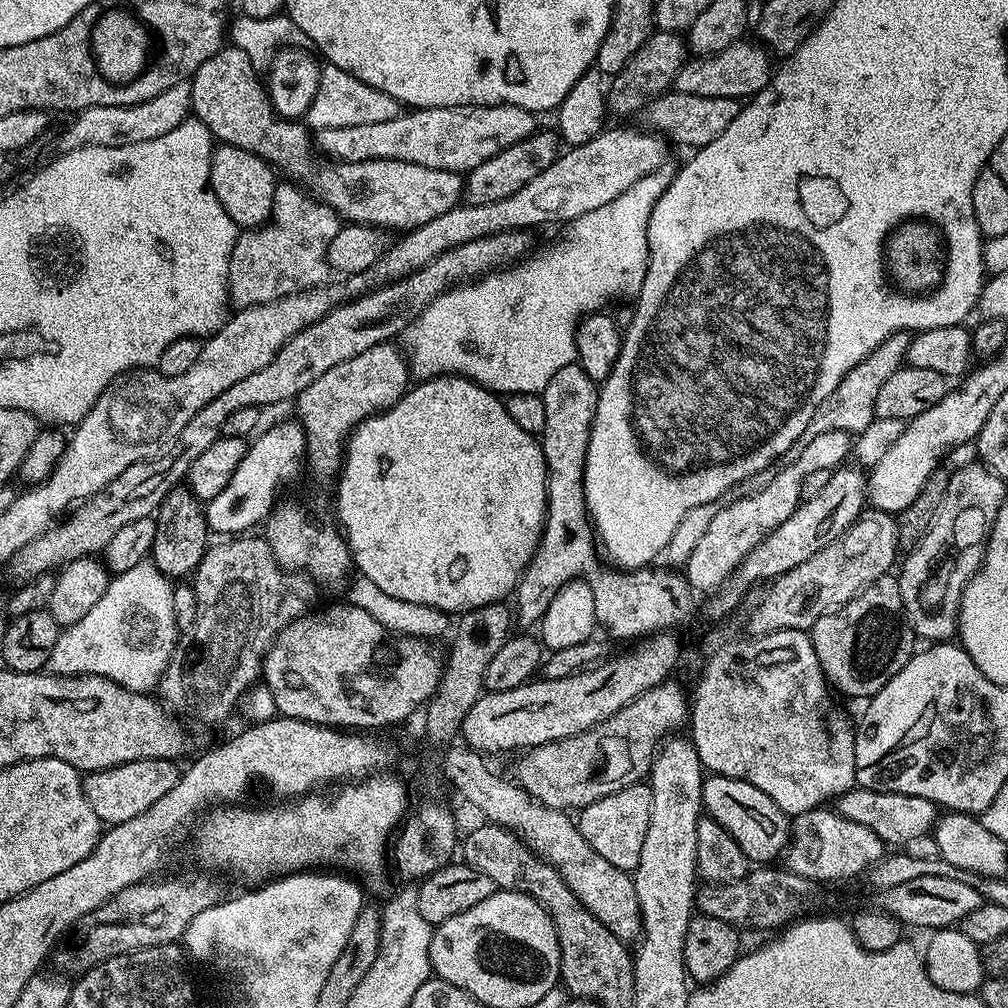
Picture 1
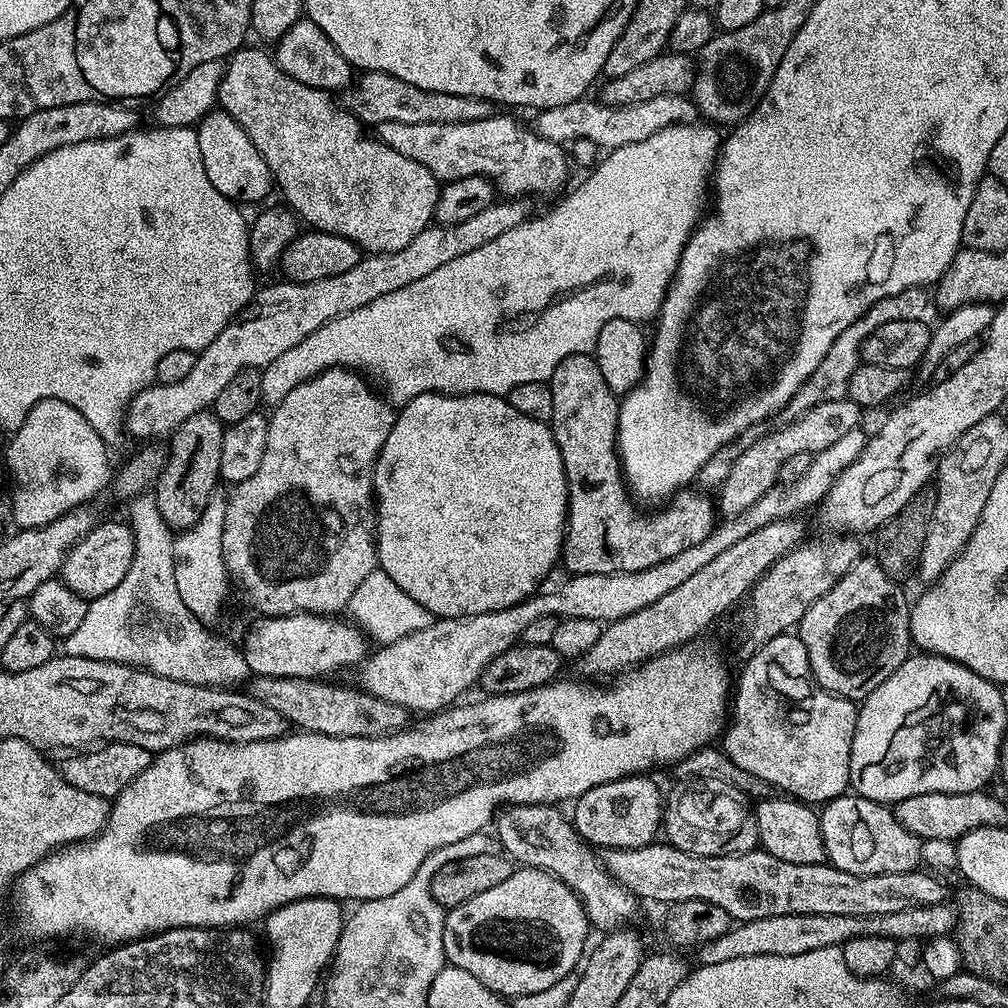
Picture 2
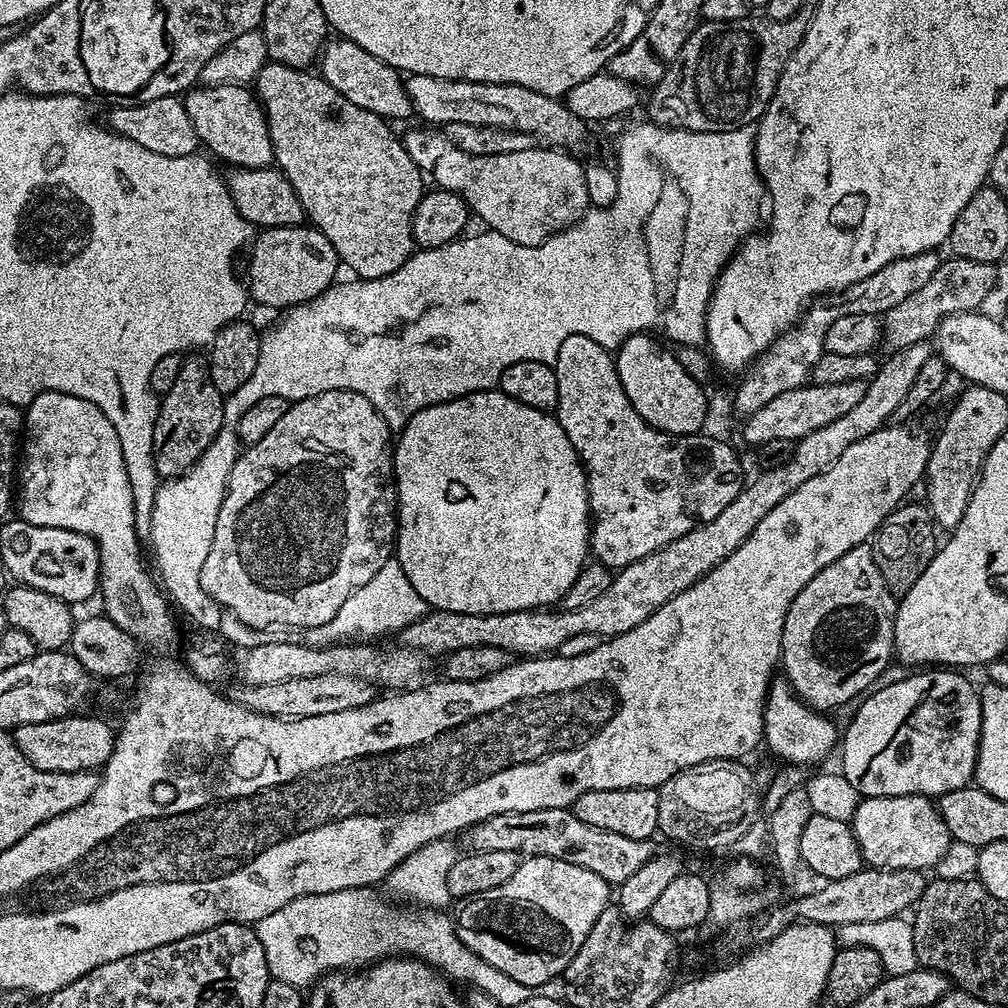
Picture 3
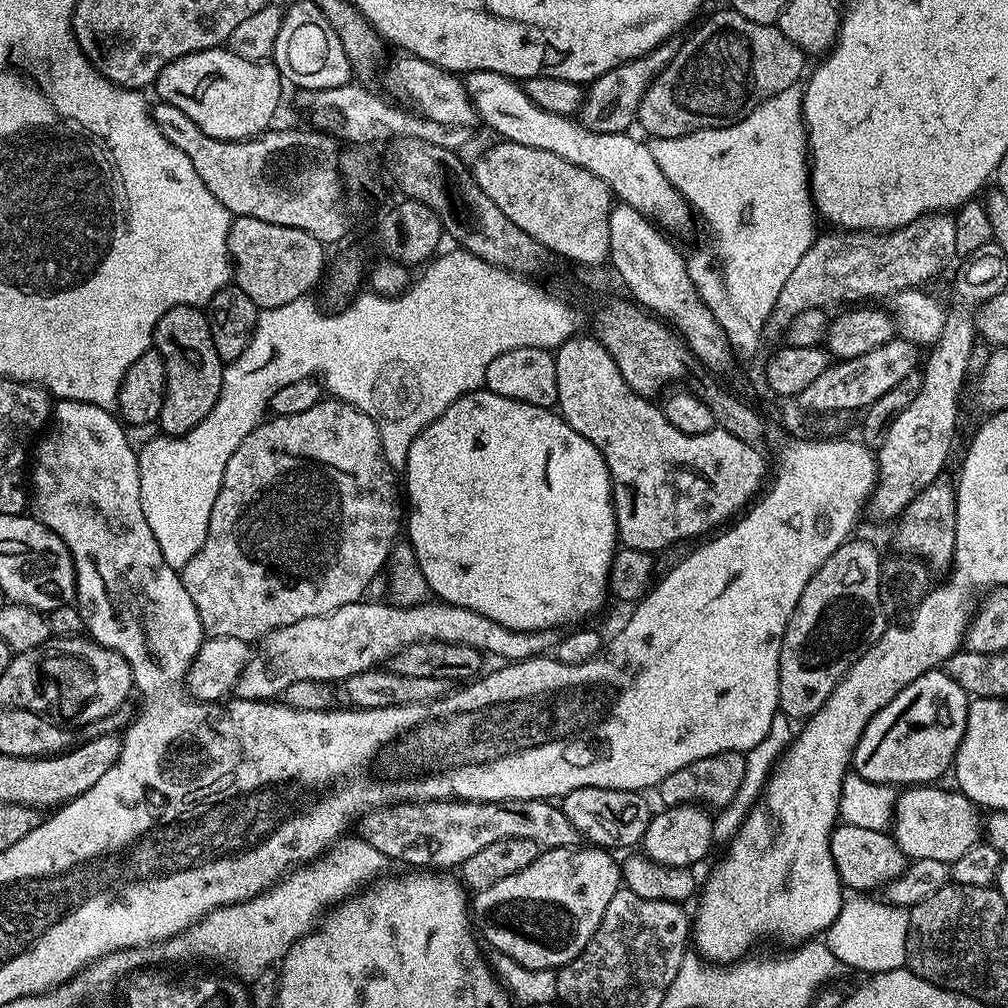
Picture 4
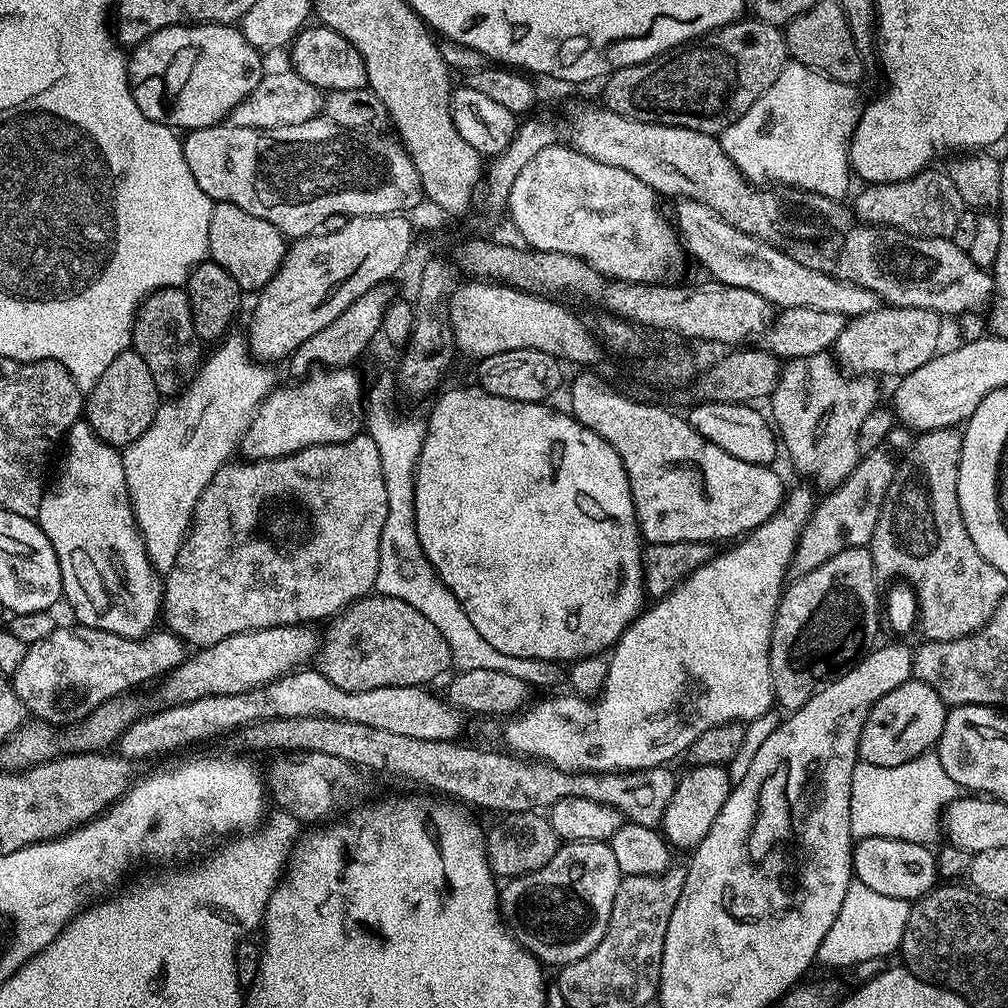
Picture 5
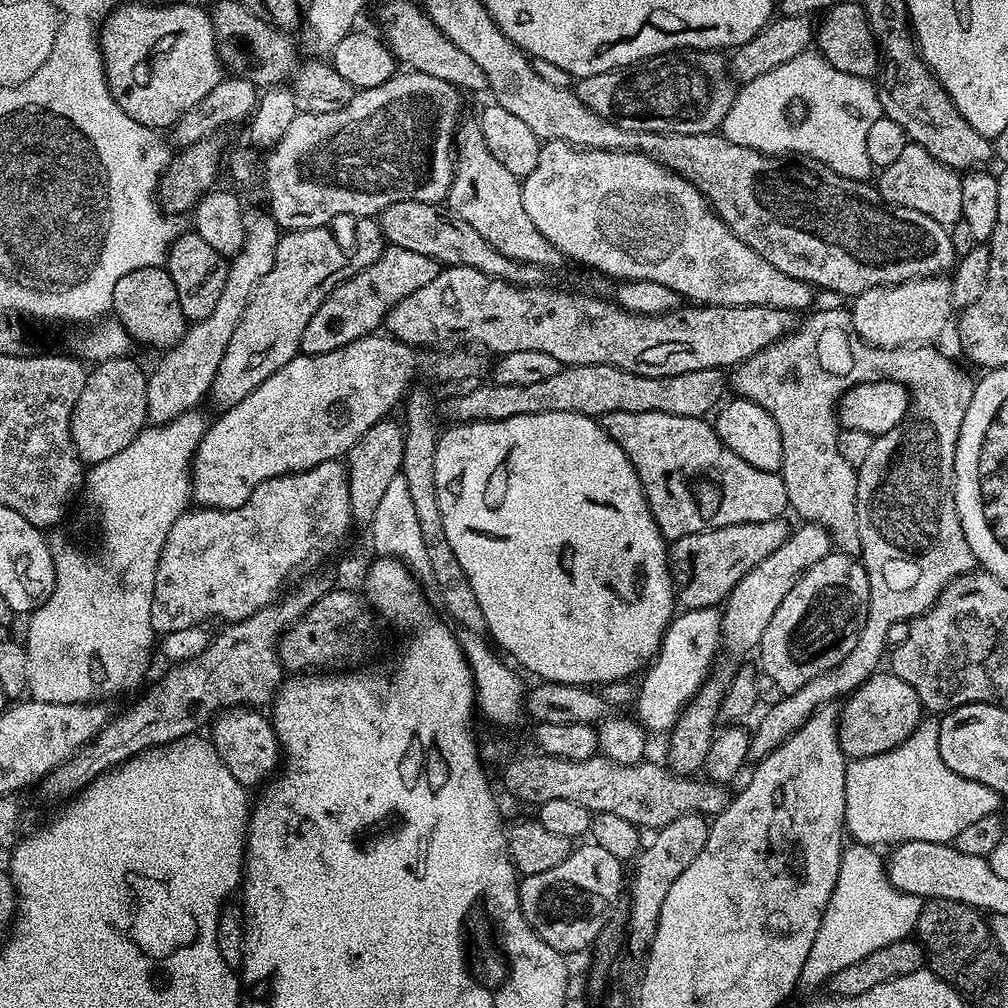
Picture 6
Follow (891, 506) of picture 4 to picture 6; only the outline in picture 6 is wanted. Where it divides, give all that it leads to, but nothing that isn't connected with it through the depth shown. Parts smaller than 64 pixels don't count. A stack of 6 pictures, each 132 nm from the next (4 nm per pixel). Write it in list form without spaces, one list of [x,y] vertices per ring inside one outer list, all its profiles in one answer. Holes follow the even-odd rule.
[[[807,522],[793,527],[788,533],[786,542],[770,554],[770,558],[762,558],[754,570],[750,570],[734,586],[732,593],[722,606],[722,619],[720,621],[720,643],[732,656],[744,656],[748,651],[759,649],[762,634],[766,634],[766,626],[770,626],[770,618],[774,618],[782,598],[794,590],[794,586],[814,566],[814,562],[822,562],[828,553],[833,551],[832,537],[822,526]]]

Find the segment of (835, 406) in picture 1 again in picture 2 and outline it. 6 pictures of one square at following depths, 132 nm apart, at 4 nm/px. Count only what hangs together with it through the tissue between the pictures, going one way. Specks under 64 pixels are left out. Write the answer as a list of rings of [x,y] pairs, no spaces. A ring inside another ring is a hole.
[[[923,288],[902,290],[902,294],[882,298],[861,320],[853,322],[837,338],[834,346],[830,346],[830,350],[826,354],[826,358],[822,358],[818,370],[814,370],[814,374],[810,379],[793,395],[786,409],[787,415],[790,414],[789,417],[795,418],[804,415],[809,409],[818,406],[822,402],[845,399],[848,394],[850,378],[854,374],[856,367],[861,363],[860,345],[863,344],[869,334],[874,330],[878,330],[878,326],[882,326],[886,322],[894,322],[895,320],[917,320],[923,324],[931,325],[937,319],[936,312],[938,313],[938,308],[934,303],[933,297]]]

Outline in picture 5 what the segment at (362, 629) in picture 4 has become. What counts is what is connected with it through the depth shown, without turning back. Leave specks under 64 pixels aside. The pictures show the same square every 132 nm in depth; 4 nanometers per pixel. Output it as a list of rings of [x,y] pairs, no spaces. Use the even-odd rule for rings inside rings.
[[[287,624],[284,628],[256,628],[252,632],[239,632],[230,638],[222,638],[222,642],[214,642],[208,648],[199,649],[195,653],[197,656],[189,655],[184,663],[163,679],[164,685],[160,688],[159,703],[171,706],[185,704],[203,696],[242,694],[260,688],[263,684],[269,684],[272,680],[278,680],[289,672],[303,669],[309,662],[315,661],[316,653],[319,652],[322,643],[321,633],[315,632],[314,629],[315,627],[307,624]]]

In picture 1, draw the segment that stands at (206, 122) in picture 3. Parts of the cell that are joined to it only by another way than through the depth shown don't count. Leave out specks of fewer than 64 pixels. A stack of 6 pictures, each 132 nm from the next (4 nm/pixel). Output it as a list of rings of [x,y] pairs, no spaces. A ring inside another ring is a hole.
[[[220,144],[213,151],[210,162],[210,182],[218,202],[222,202],[222,210],[230,214],[237,229],[247,230],[258,228],[268,221],[272,214],[274,190],[278,183],[278,176],[273,165],[252,152],[242,150],[238,146]]]

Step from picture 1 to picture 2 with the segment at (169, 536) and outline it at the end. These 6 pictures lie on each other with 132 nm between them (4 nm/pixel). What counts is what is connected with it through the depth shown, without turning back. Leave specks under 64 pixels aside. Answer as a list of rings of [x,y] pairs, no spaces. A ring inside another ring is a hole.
[[[205,410],[186,418],[171,433],[172,445],[167,445],[164,470],[154,485],[154,495],[162,518],[173,530],[192,528],[202,510],[214,498],[212,492],[220,480],[222,438],[225,425],[211,411]]]

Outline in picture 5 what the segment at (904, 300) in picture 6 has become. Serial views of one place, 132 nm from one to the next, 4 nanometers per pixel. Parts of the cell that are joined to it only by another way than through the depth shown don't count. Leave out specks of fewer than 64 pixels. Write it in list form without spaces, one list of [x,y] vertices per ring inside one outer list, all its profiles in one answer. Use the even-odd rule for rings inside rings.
[[[881,306],[870,314],[853,316],[845,323],[834,345],[834,356],[849,373],[899,378],[918,370],[918,366],[937,355],[941,347],[940,323],[941,317],[925,308]]]

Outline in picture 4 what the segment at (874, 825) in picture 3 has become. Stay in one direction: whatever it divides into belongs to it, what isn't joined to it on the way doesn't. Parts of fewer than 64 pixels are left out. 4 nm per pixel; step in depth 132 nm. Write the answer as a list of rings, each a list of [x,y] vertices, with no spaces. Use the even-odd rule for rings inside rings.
[[[940,786],[905,787],[896,799],[890,832],[909,861],[934,858],[952,865],[970,846],[981,843],[982,812],[959,790],[936,787]]]

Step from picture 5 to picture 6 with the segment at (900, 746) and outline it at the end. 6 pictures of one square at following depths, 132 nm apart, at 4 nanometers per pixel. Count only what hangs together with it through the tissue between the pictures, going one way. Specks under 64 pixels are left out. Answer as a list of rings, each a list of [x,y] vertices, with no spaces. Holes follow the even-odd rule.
[[[877,670],[843,701],[838,719],[840,751],[848,760],[857,760],[886,754],[886,750],[894,750],[894,746],[906,742],[906,738],[910,738],[920,724],[922,709],[918,694],[914,694],[914,689],[906,686],[902,678],[893,676],[888,670]]]

